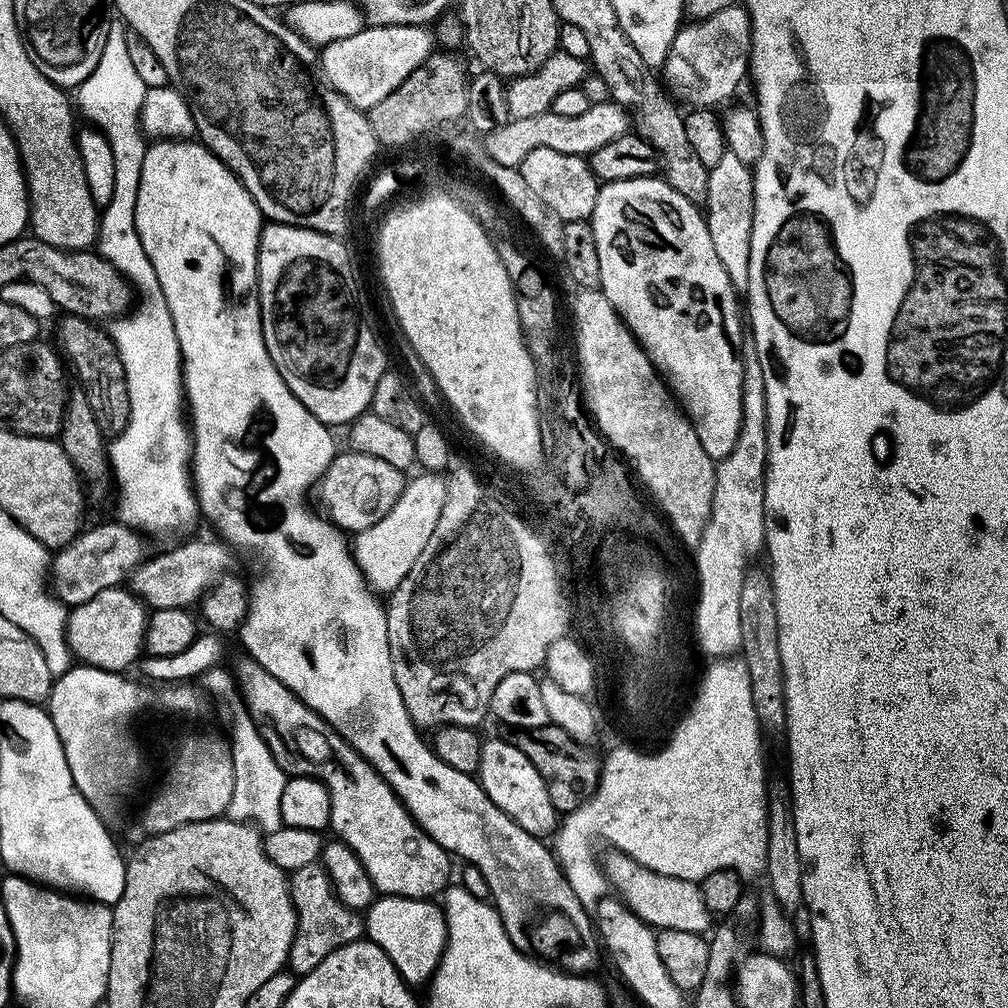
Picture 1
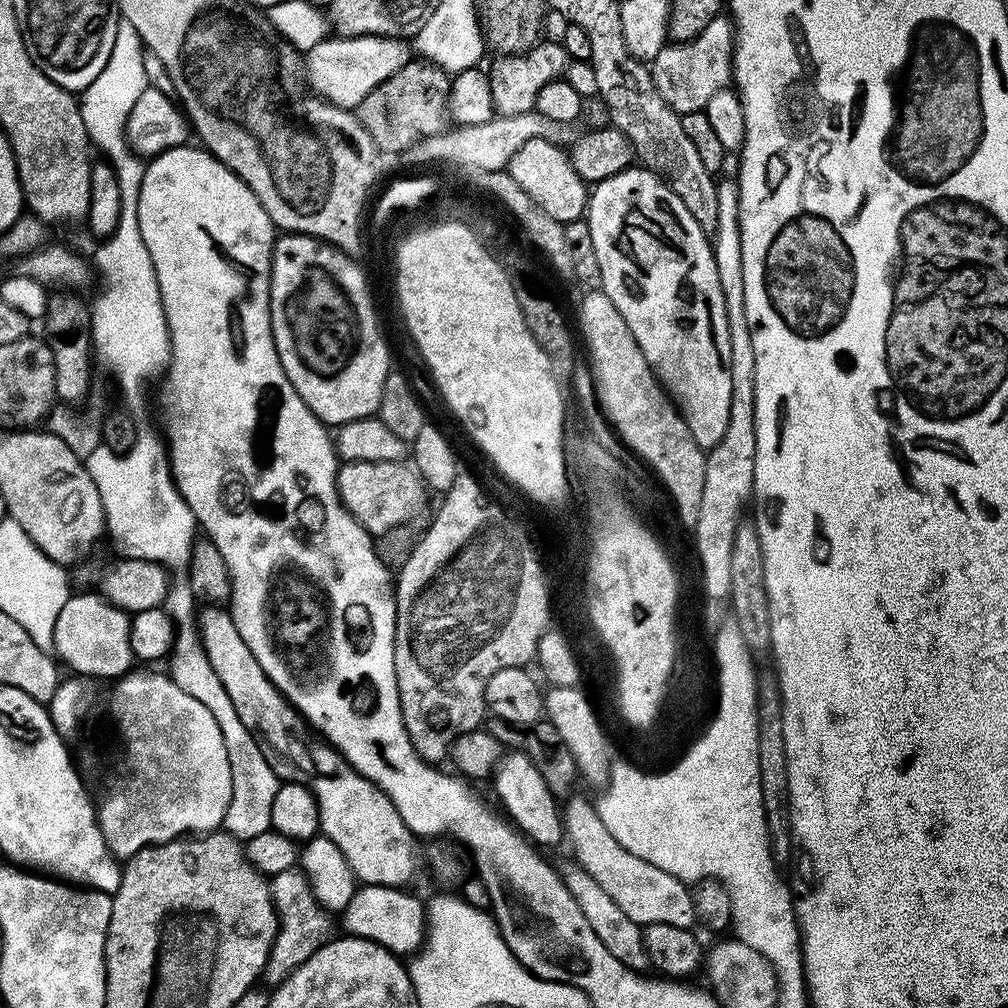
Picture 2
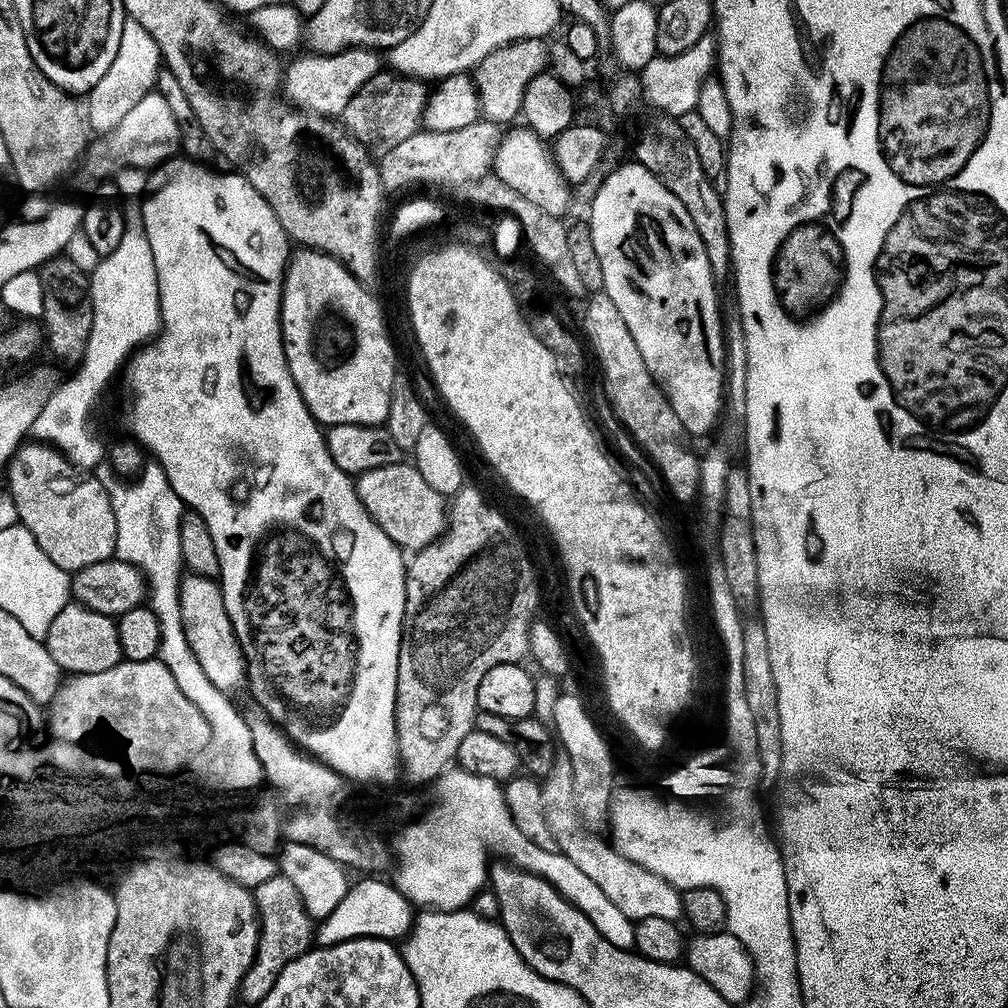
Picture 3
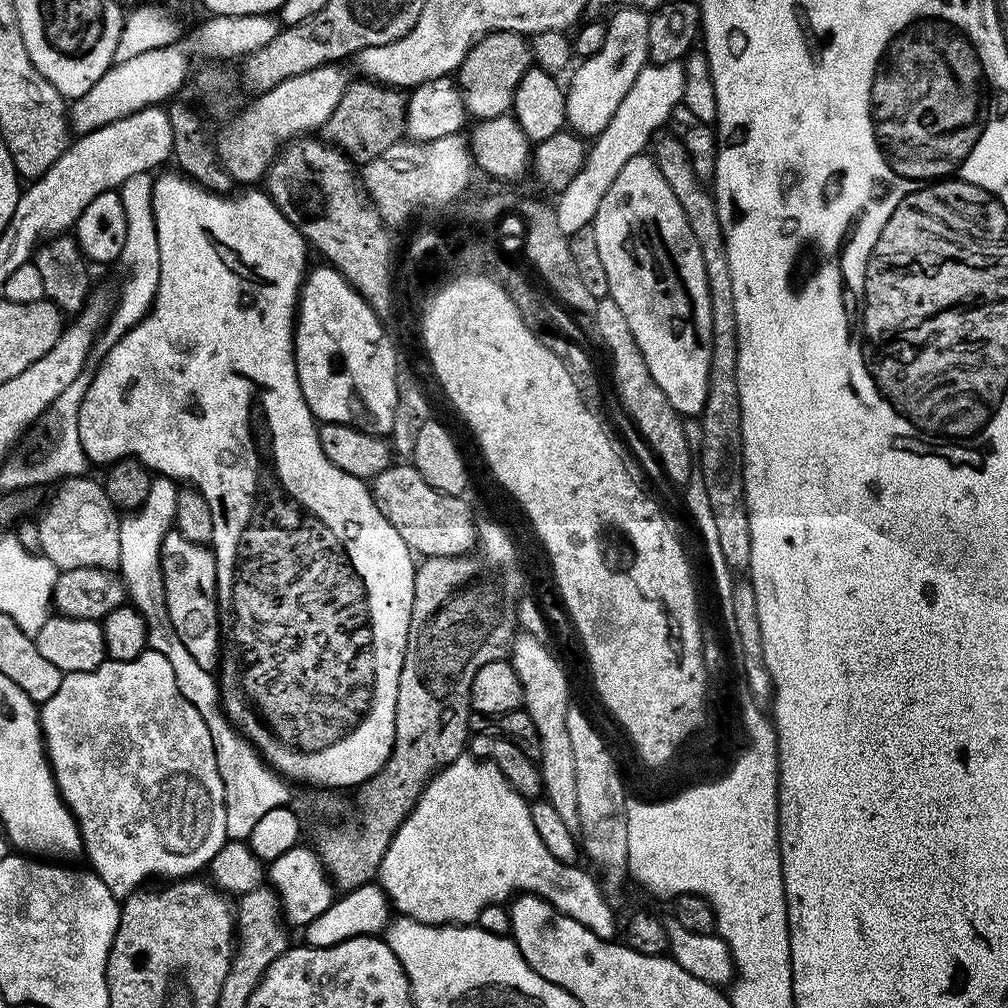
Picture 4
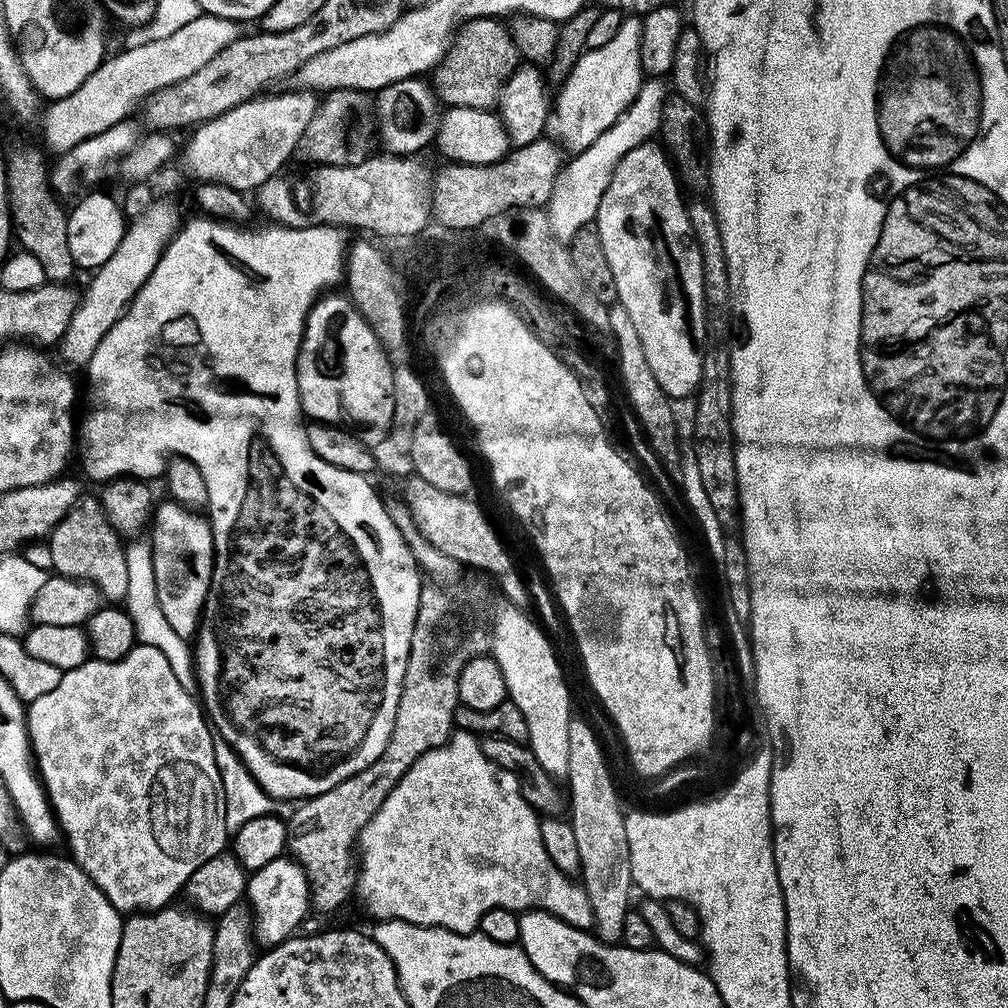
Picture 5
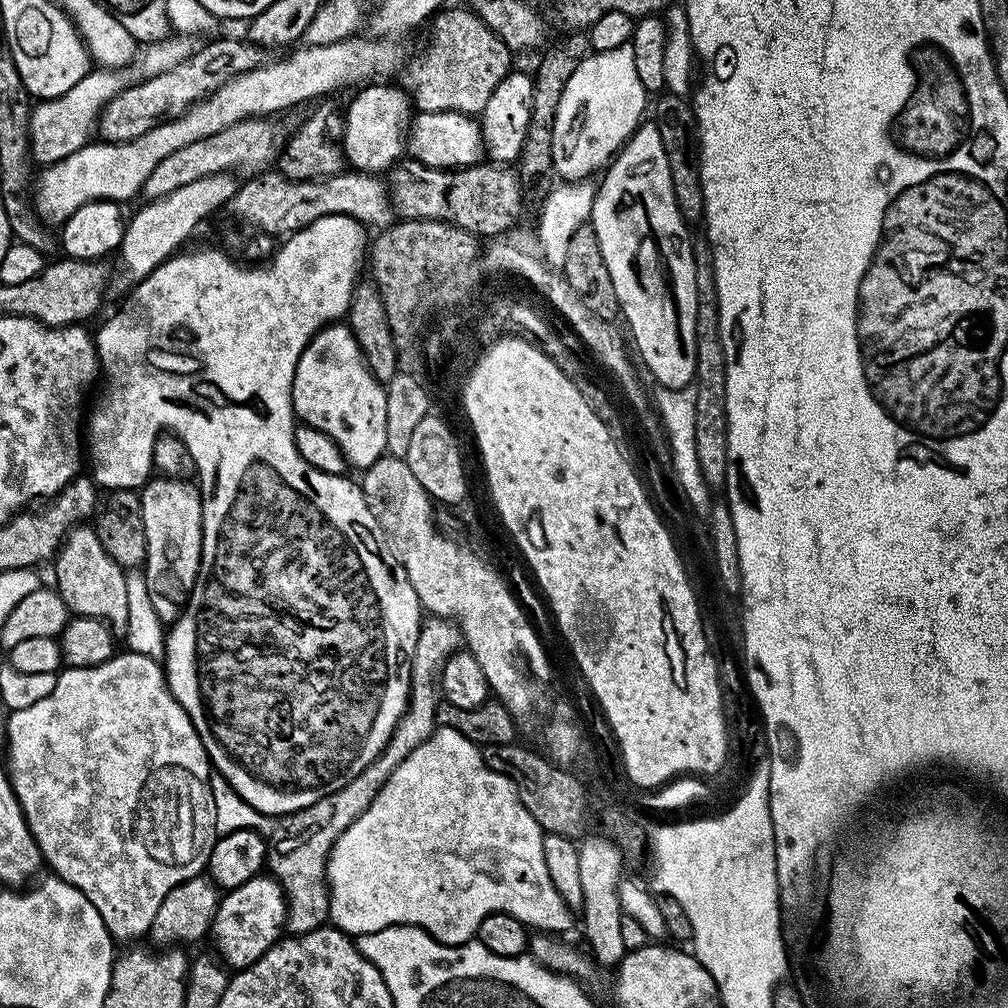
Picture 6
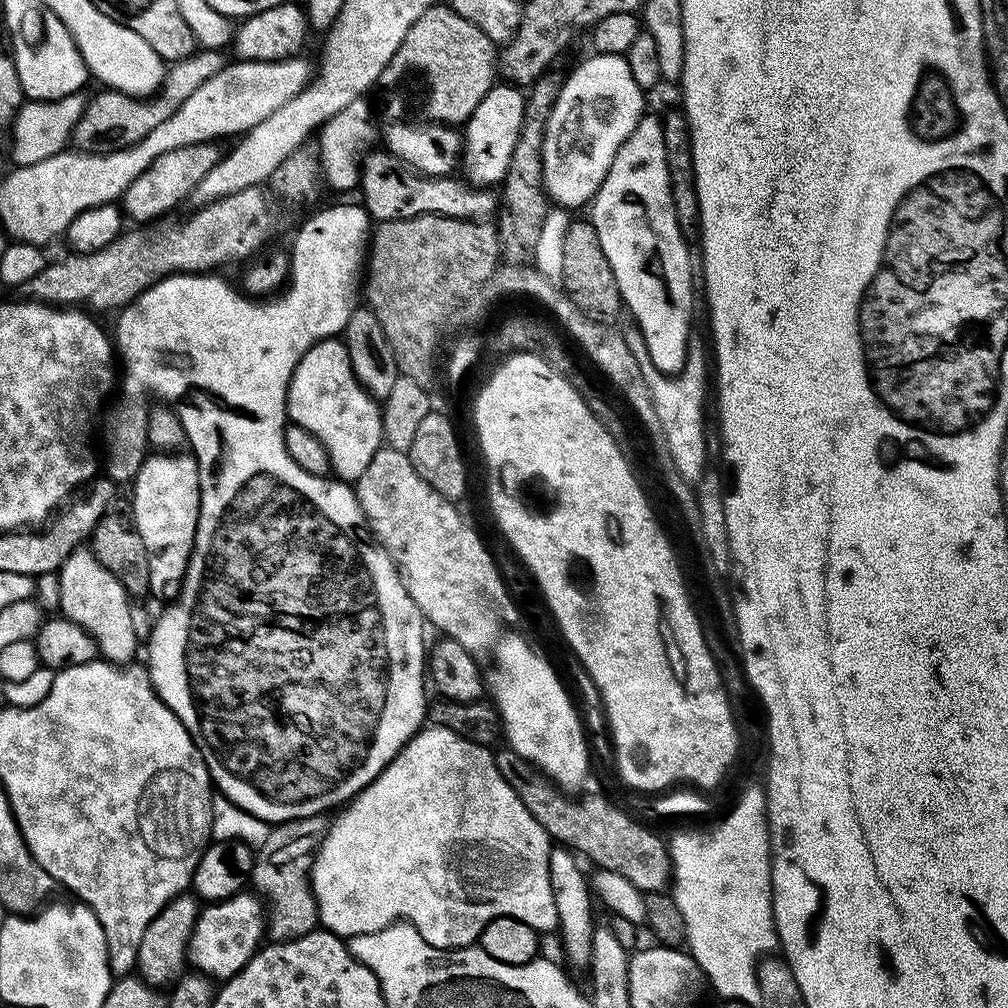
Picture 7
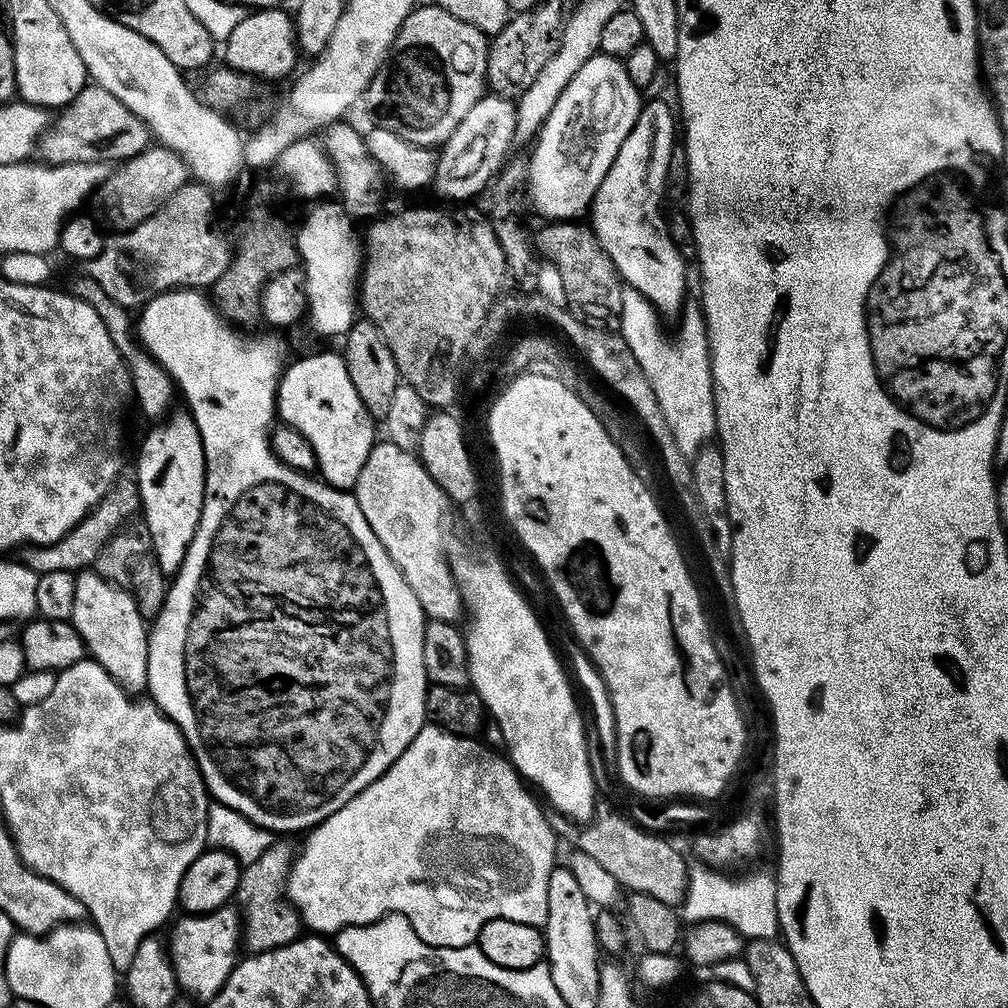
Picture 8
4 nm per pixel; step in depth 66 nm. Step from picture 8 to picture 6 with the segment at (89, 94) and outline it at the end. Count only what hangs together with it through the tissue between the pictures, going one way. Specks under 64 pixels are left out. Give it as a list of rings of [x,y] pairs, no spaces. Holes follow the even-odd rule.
[[[216,40],[205,48],[197,47],[187,60],[169,72],[143,79],[142,84],[133,83],[118,93],[99,117],[99,139],[110,144],[121,144],[138,138],[146,134],[146,130],[184,115],[193,104],[199,104],[209,93],[218,91],[238,74],[261,67],[266,60],[265,53],[257,45],[241,40]]]

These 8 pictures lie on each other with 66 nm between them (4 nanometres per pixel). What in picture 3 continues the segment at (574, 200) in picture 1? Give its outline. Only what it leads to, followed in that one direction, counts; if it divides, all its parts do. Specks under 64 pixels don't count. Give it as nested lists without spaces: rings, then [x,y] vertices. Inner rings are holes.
[[[512,126],[501,135],[496,146],[496,157],[492,160],[492,172],[499,180],[506,182],[510,190],[518,190],[522,198],[534,202],[538,210],[546,210],[546,214],[567,217],[568,207],[574,204],[574,192],[560,168],[557,166],[553,153],[546,145],[545,137],[533,132],[527,126]]]

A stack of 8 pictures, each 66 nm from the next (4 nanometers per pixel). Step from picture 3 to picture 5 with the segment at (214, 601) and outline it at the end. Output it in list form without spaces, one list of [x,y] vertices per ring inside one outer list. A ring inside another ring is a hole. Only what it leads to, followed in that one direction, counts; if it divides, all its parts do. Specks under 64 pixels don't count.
[[[165,499],[165,504],[157,503],[154,515],[150,520],[150,543],[152,545],[152,561],[154,562],[154,590],[158,596],[158,606],[162,606],[162,614],[166,614],[166,622],[172,629],[185,638],[197,635],[204,611],[204,603],[208,597],[208,589],[212,587],[212,562],[214,549],[212,547],[212,530],[207,519],[200,520],[195,511],[185,508],[175,500]]]

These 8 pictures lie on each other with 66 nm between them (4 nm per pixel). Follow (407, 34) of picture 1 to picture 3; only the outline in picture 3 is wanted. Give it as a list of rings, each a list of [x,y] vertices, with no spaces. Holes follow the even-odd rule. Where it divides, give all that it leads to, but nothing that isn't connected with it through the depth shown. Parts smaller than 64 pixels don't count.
[[[347,48],[344,52],[335,52],[329,56],[319,54],[303,54],[292,65],[285,67],[282,72],[282,92],[286,97],[287,103],[304,109],[305,112],[316,112],[319,116],[339,117],[342,110],[346,110],[346,102],[350,102],[350,98],[354,98],[354,94],[358,94],[358,90],[362,90],[362,86],[366,81],[381,71],[382,60],[380,60],[375,51],[367,48]]]

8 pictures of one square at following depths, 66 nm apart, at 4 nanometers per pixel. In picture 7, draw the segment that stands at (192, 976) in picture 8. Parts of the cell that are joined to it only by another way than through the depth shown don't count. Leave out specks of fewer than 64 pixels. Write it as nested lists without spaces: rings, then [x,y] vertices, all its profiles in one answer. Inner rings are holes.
[[[241,890],[227,900],[208,902],[201,907],[200,917],[194,922],[194,930],[188,939],[186,960],[195,971],[207,974],[213,981],[223,982],[247,966],[265,936],[266,909],[261,897]]]

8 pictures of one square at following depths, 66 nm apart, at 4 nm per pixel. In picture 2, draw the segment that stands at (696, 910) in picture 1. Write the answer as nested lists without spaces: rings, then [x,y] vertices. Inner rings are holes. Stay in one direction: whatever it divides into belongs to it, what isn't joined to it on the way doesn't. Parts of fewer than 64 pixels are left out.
[[[573,794],[567,797],[565,804],[568,805],[562,808],[564,835],[567,843],[572,843],[575,863],[586,870],[586,874],[590,874],[590,878],[610,894],[610,898],[614,898],[630,922],[641,926],[666,922],[666,926],[683,928],[692,928],[697,923],[692,889],[685,881],[666,870],[658,870],[658,866],[646,862],[646,858],[638,858],[638,854],[630,854],[630,850],[626,850],[610,830],[606,830],[606,822],[598,818],[591,799],[588,801],[584,796]]]

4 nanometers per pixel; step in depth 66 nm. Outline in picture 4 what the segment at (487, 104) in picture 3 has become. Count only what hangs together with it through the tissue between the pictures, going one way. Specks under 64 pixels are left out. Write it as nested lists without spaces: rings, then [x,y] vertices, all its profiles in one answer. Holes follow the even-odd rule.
[[[489,32],[481,36],[472,49],[466,54],[466,58],[460,63],[458,69],[458,87],[460,97],[464,100],[464,111],[469,117],[477,121],[489,120],[495,116],[505,115],[512,108],[512,99],[518,90],[518,82],[522,82],[522,74],[526,74],[533,67],[532,50],[529,41],[519,32]]]

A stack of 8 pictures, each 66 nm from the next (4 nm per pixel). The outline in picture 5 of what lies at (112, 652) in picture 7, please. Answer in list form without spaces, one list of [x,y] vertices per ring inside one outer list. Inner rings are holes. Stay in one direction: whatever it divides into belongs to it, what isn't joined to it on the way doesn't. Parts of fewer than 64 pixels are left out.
[[[77,506],[68,512],[47,541],[52,551],[52,564],[56,567],[53,568],[55,575],[88,581],[100,591],[105,601],[123,601],[126,595],[126,558],[121,537],[108,525],[103,511],[84,507]]]

